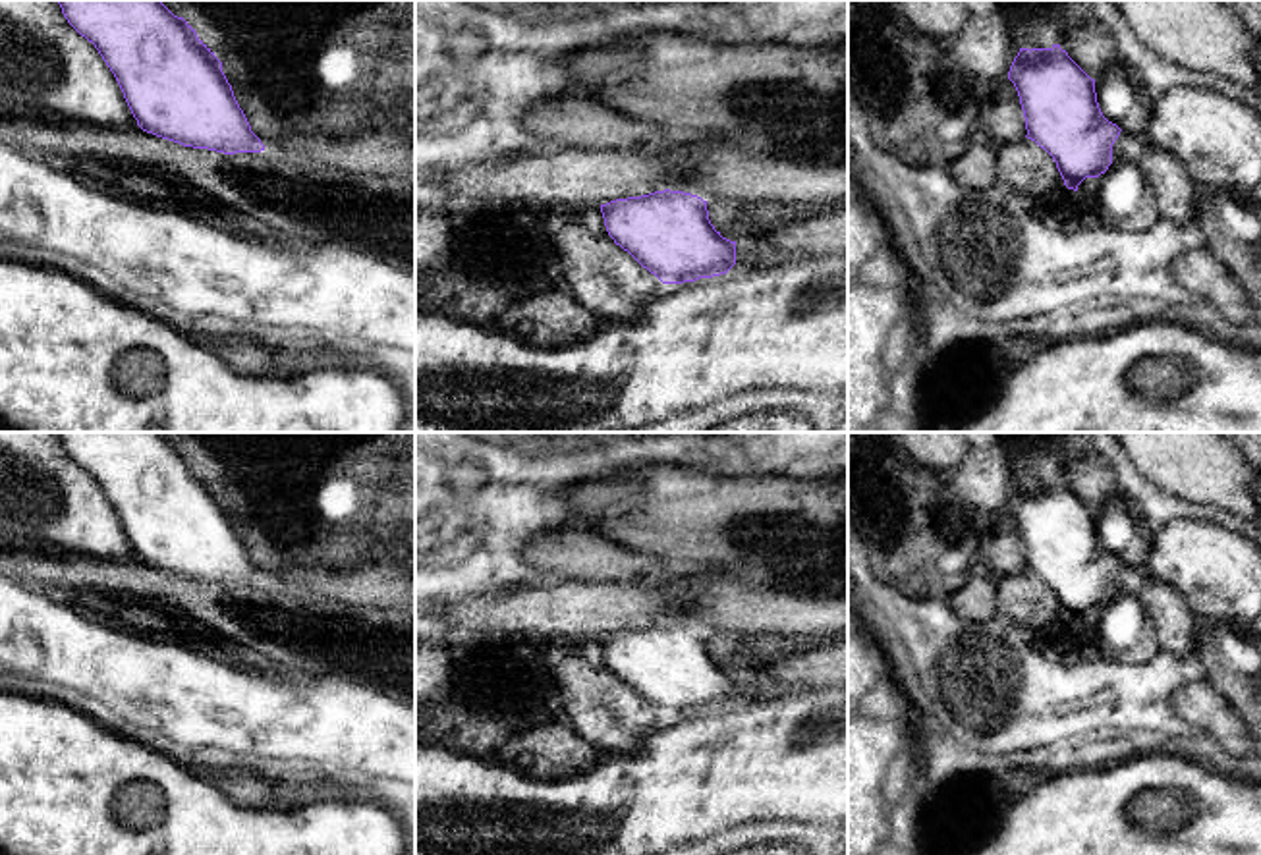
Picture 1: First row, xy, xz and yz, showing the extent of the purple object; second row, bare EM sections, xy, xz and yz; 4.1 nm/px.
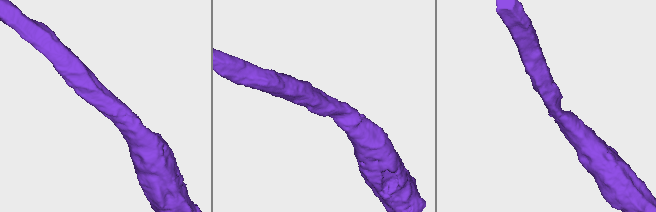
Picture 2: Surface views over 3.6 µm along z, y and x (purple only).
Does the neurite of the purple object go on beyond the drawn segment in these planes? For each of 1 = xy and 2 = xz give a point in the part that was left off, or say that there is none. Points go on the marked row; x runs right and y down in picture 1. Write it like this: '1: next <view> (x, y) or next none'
1: next none
2: next none

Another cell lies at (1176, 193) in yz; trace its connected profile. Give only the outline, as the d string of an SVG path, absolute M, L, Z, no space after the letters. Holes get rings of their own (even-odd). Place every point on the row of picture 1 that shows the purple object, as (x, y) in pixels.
M1120 131L1112 145L1112 160L1139 168L1145 187L1155 193L1163 218L1195 224L1195 203L1203 191L1176 156L1151 145L1143 133Z

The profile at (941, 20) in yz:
M888 0L925 37L948 44L964 27L973 0Z

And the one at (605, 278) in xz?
M550 210L545 239L566 290L599 318L635 318L664 290L628 251L589 232L575 212Z

